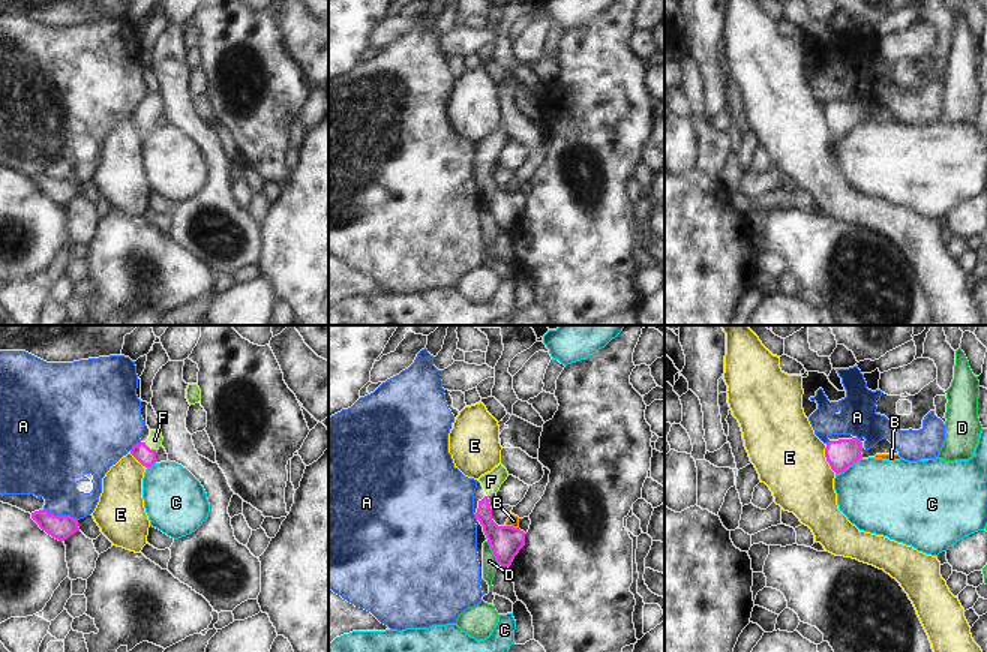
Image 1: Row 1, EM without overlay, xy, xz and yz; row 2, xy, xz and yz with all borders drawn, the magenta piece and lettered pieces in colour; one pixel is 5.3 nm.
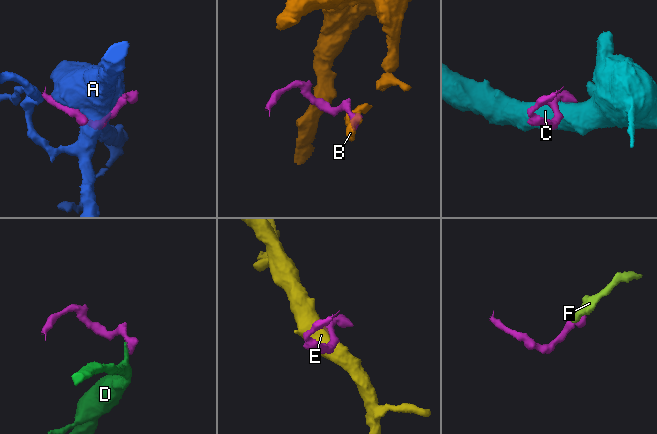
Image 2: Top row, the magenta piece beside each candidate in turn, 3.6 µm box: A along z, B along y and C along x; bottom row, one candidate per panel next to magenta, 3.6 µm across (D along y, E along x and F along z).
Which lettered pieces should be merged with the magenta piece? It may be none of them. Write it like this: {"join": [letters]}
{"join": ["F"]}

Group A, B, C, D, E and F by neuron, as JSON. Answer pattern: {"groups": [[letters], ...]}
{"groups": [["A"], ["B"], ["C"], ["D"], ["E"], ["F"]]}

